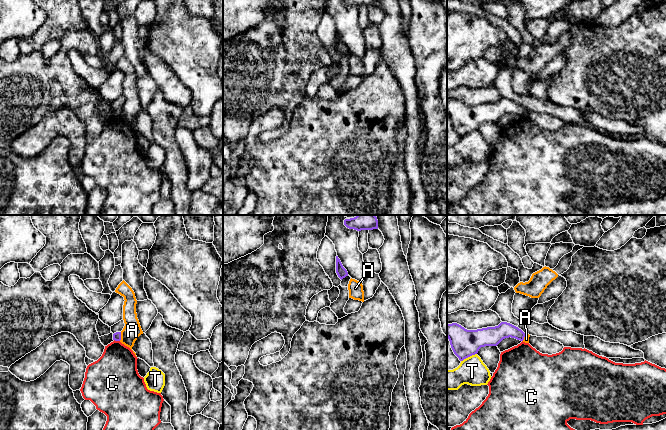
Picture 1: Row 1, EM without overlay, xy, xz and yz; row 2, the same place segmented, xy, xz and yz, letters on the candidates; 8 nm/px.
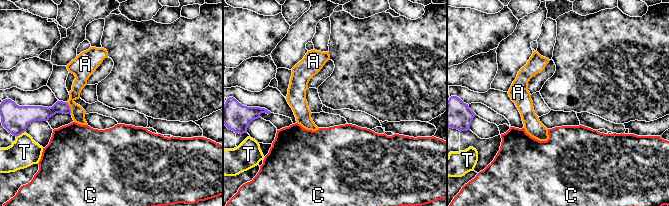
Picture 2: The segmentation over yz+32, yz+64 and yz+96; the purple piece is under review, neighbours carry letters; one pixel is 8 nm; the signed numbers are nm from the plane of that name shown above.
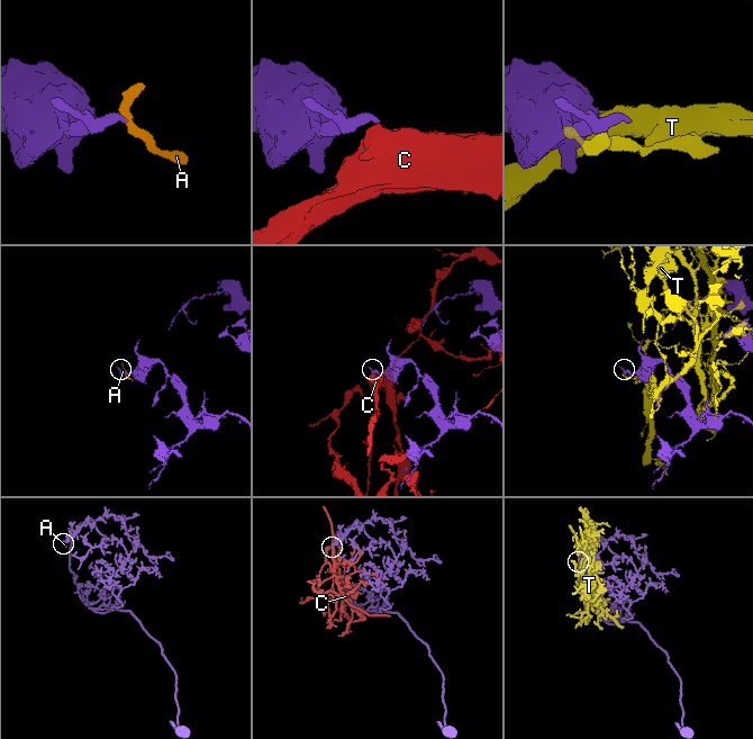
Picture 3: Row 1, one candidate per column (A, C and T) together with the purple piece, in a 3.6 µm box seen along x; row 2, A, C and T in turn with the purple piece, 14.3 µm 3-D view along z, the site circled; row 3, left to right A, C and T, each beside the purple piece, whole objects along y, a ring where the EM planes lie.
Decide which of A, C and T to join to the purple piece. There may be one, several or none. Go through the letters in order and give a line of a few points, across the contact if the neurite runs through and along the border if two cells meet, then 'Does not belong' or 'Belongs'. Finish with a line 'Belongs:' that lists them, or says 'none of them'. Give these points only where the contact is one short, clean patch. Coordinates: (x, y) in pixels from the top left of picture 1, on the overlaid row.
A: Line: xy (121, 332), (119, 340). Does not belong
C: Does not belong
T: Does not belong
Belongs: none of them

